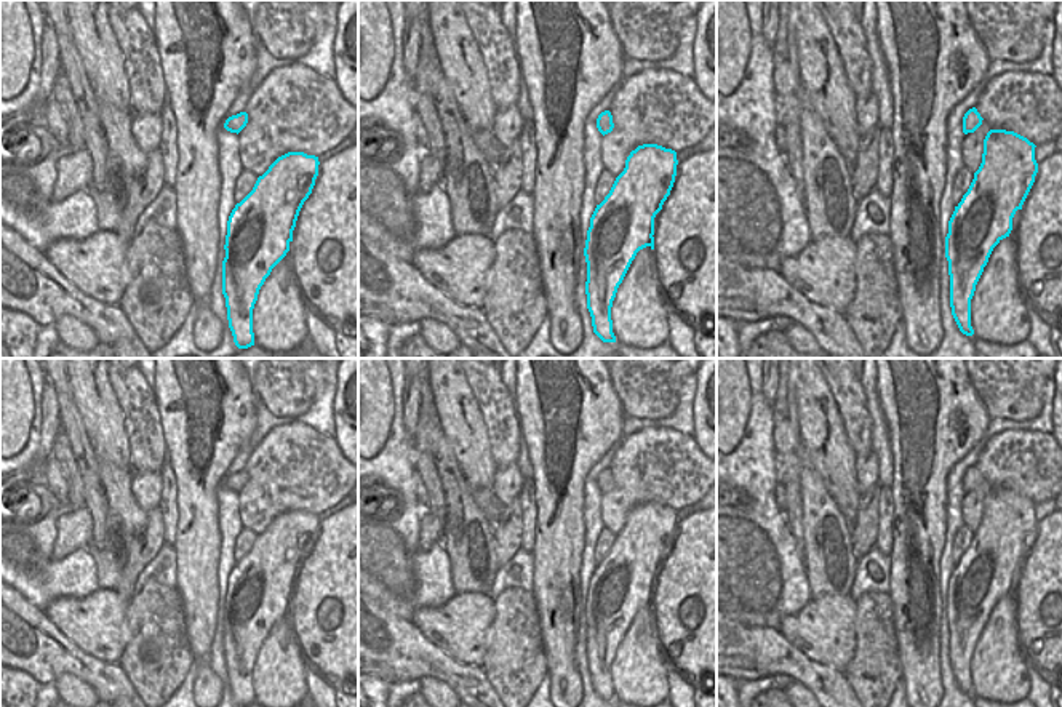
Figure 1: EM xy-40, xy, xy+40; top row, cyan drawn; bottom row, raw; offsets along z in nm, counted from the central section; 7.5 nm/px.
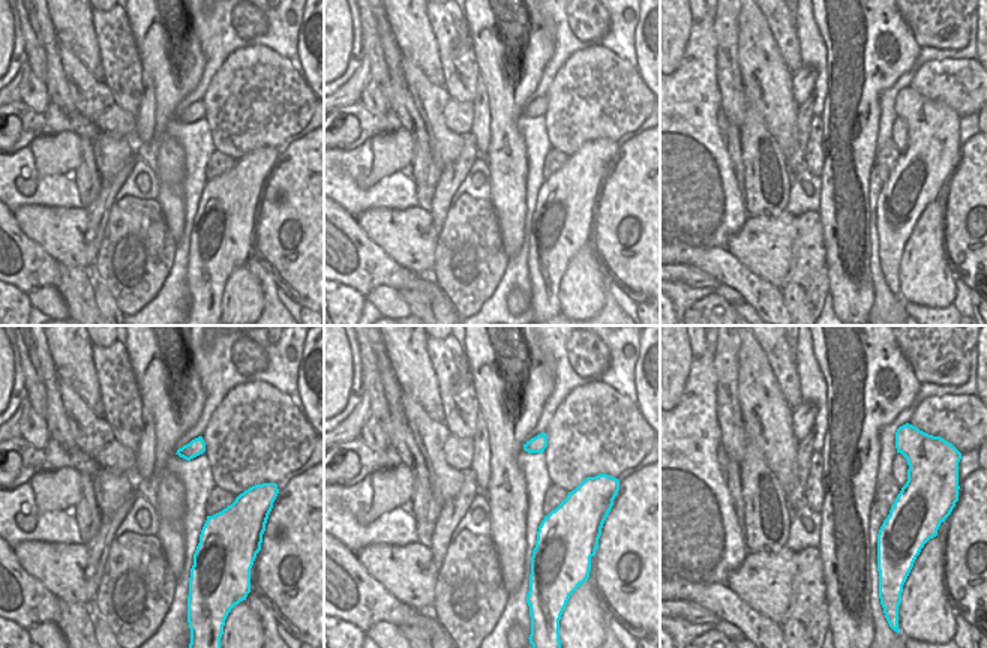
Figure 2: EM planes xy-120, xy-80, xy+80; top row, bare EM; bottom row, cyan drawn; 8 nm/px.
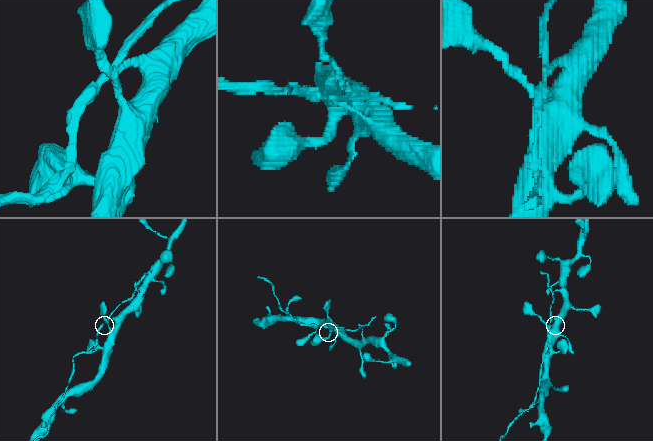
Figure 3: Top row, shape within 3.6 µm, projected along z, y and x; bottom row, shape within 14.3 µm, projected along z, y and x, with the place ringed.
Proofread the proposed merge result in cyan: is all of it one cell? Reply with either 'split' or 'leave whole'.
split

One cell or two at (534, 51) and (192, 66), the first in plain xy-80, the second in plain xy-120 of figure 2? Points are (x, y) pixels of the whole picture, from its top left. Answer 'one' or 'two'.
one

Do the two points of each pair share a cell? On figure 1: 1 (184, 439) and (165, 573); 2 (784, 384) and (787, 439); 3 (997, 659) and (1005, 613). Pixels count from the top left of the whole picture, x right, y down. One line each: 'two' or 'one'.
1: two
2: one
3: one

